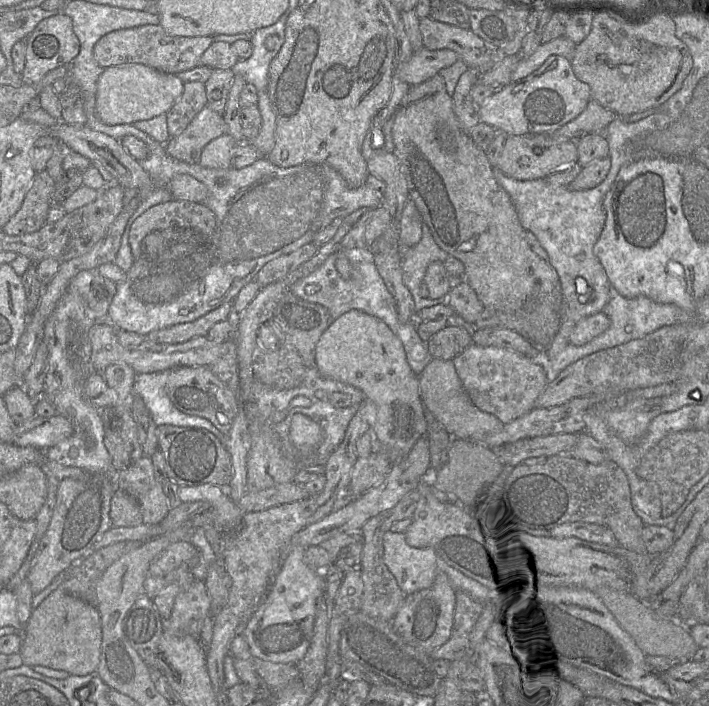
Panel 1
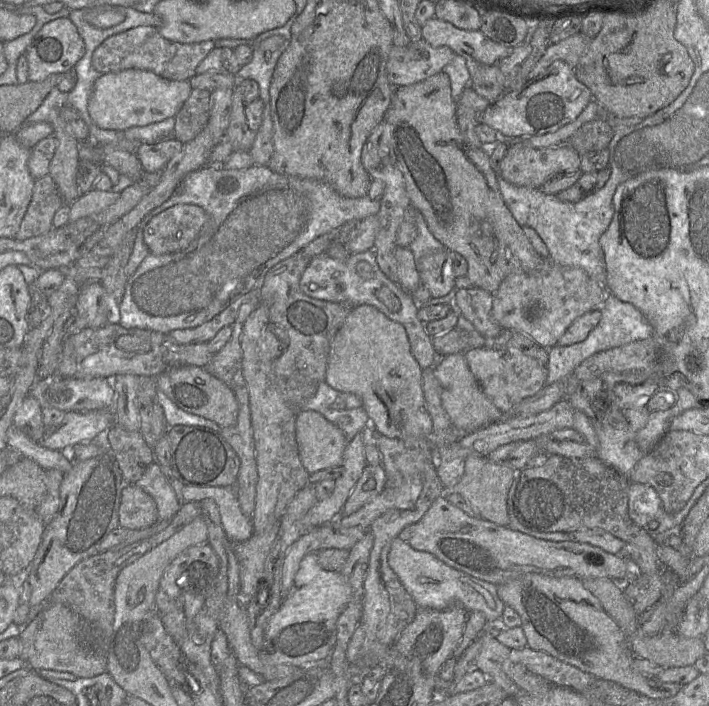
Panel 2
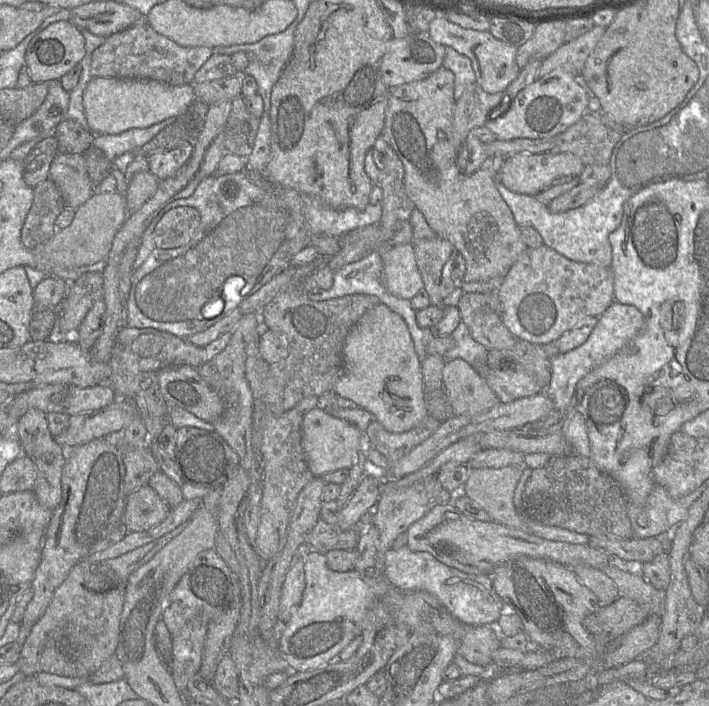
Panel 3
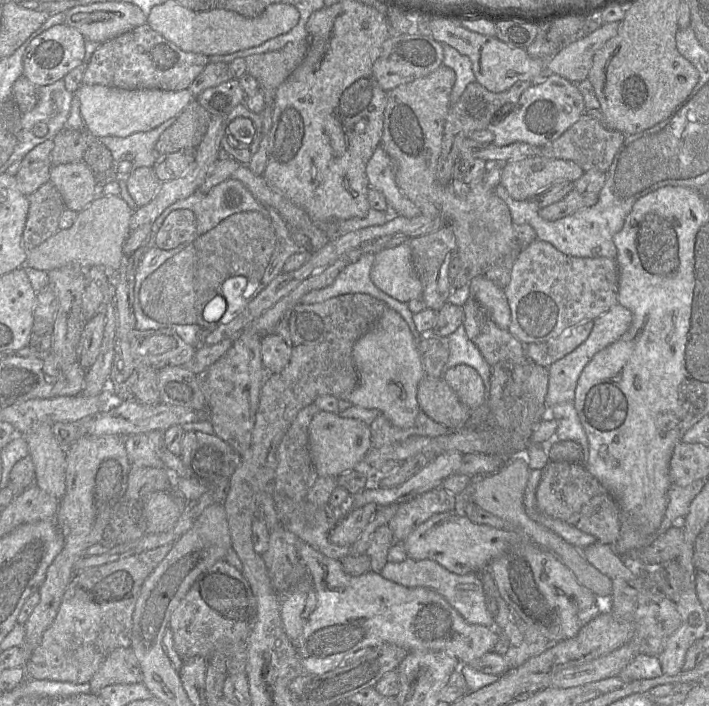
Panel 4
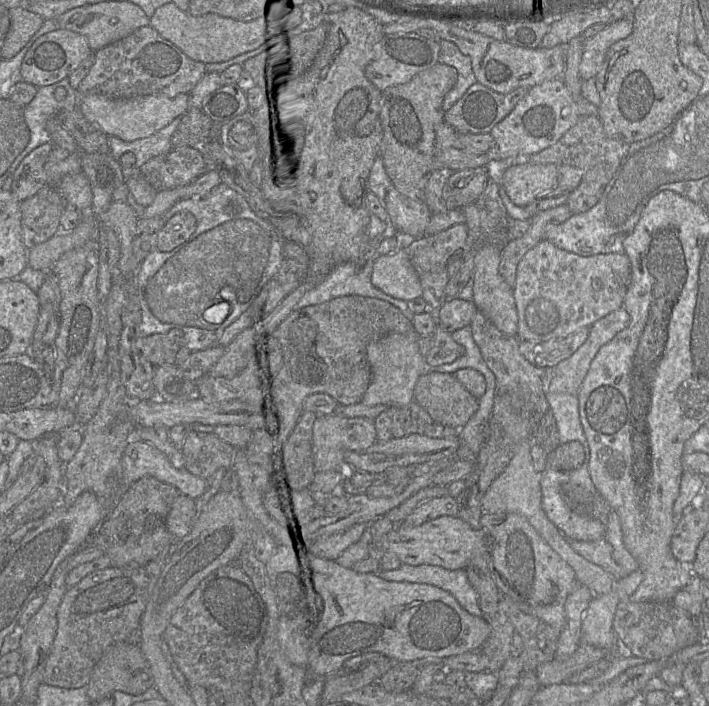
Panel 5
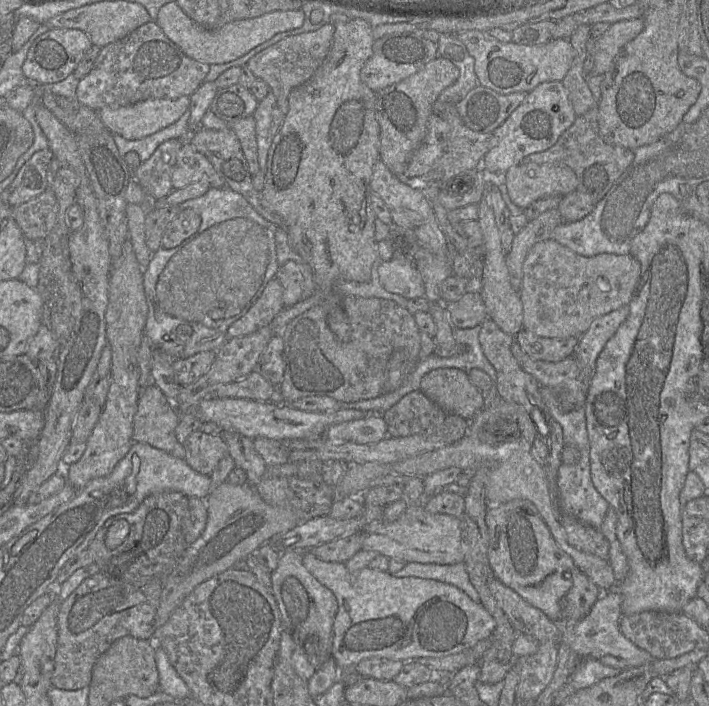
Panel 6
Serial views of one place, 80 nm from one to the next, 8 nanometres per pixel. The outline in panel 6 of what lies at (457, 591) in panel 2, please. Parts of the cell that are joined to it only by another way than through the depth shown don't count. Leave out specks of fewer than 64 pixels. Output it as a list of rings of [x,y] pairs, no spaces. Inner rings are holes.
[[[464,562],[452,565],[406,563],[393,576],[397,578],[416,577],[440,581],[459,588],[474,602],[480,602],[479,594],[470,582]]]

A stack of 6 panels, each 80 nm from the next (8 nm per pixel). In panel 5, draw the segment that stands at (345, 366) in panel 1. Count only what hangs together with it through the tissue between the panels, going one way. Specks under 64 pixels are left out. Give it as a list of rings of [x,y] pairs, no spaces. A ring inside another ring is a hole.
[[[416,332],[412,335],[390,333],[381,339],[368,344],[366,348],[366,355],[371,367],[372,379],[368,389],[360,400],[362,404],[368,406],[385,404],[389,407],[404,407],[414,400],[414,389],[416,383],[421,375],[428,372],[424,357],[421,355],[418,348],[418,337],[419,336]]]

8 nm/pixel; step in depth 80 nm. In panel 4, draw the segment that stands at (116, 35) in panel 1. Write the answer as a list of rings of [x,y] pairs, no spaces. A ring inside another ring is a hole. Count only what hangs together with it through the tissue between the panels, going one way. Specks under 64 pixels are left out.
[[[145,23],[100,44],[87,64],[82,82],[127,90],[180,91],[189,89],[208,63],[208,56],[180,49]]]

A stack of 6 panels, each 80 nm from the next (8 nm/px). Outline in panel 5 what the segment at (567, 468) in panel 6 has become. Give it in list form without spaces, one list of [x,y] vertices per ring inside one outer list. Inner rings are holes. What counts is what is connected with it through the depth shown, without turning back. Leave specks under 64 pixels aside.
[[[585,456],[582,465],[574,470],[552,470],[540,473],[542,508],[548,519],[568,540],[597,541],[605,537],[606,526],[592,516],[592,505],[597,491],[589,471],[590,457]]]

